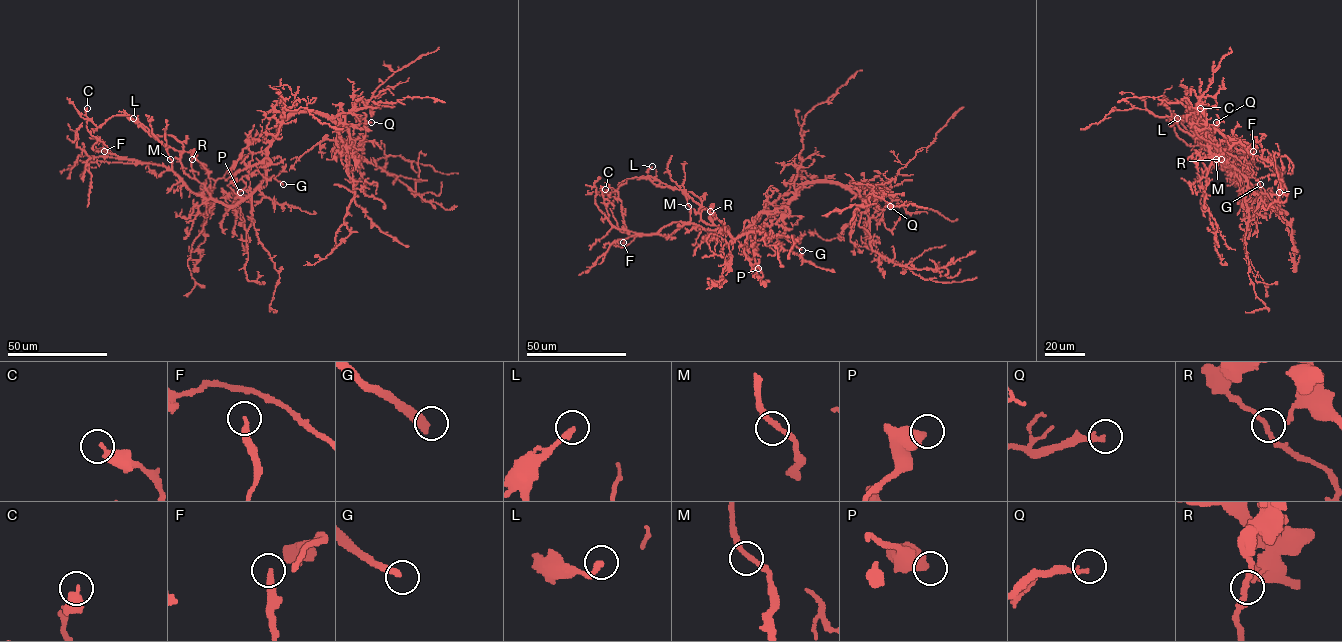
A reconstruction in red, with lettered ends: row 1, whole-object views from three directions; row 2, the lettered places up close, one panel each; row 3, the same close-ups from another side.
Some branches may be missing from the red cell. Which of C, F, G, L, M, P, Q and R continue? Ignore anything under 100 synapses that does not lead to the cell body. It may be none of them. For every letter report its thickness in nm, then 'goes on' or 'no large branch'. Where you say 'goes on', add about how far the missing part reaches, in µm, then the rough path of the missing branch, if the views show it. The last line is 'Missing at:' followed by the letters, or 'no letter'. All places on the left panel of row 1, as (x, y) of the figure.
C: 340 nm | no large branch
F: 260 nm | no large branch
G: 300 nm | goes on | 100 µm | (283, 184), (289, 195), (312, 206), (338, 210), (342, 205), (340, 185), (344, 176), (365, 161), (380, 166)
L: 260 nm | no large branch
M: 200 nm | no large branch
P: 500 nm | no large branch
Q: 200 nm | no large branch
R: 160 nm | no large branch
Missing at: G

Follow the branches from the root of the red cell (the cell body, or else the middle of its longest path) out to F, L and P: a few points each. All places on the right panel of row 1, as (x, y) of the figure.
F: (1223, 157), (1247, 181), (1243, 206), (1248, 200), (1240, 197), (1240, 185), (1232, 165), (1252, 161), (1253, 151)
L: (1223, 157), (1222, 168), (1236, 174), (1232, 179), (1248, 180), (1223, 153), (1202, 146), (1186, 118), (1177, 118)
P: (1223, 157), (1223, 169), (1255, 177), (1271, 200), (1276, 200), (1279, 192)

